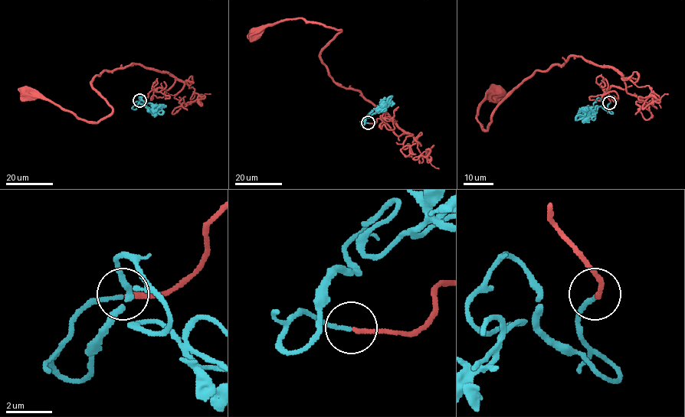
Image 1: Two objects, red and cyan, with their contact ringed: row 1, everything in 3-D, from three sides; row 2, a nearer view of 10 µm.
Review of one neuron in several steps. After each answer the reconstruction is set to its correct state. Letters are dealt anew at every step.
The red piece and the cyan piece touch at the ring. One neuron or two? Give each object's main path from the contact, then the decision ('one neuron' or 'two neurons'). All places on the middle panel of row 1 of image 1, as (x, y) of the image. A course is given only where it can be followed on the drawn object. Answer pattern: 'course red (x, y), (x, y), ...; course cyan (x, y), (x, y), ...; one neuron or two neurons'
course red (368, 122), (404, 131), (333, 80), (320, 52), (340, 30), (289, 18), (254, 34); course cyan (368, 122), (361, 124), (365, 123), (368, 114), (373, 110), (369, 114), (372, 115), (391, 96); one neuron

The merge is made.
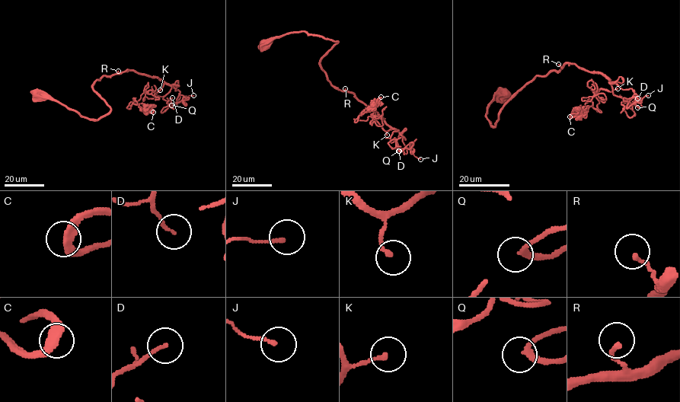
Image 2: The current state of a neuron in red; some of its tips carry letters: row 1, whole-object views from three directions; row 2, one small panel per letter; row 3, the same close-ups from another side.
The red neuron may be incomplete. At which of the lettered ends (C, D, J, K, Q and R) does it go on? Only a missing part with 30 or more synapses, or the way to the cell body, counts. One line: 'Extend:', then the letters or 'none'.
Extend: none

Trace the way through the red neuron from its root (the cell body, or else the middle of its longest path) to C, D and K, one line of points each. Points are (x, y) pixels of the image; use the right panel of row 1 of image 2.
C: (503, 93), (493, 126), (536, 75), (603, 74), (601, 113), (589, 99), (569, 116)
D: (503, 93), (487, 105), (493, 126), (526, 84), (566, 63), (601, 72), (624, 106), (637, 98)
K: (503, 93), (487, 105), (486, 118), (493, 126), (499, 110), (526, 84), (566, 63), (601, 72), (617, 88)

